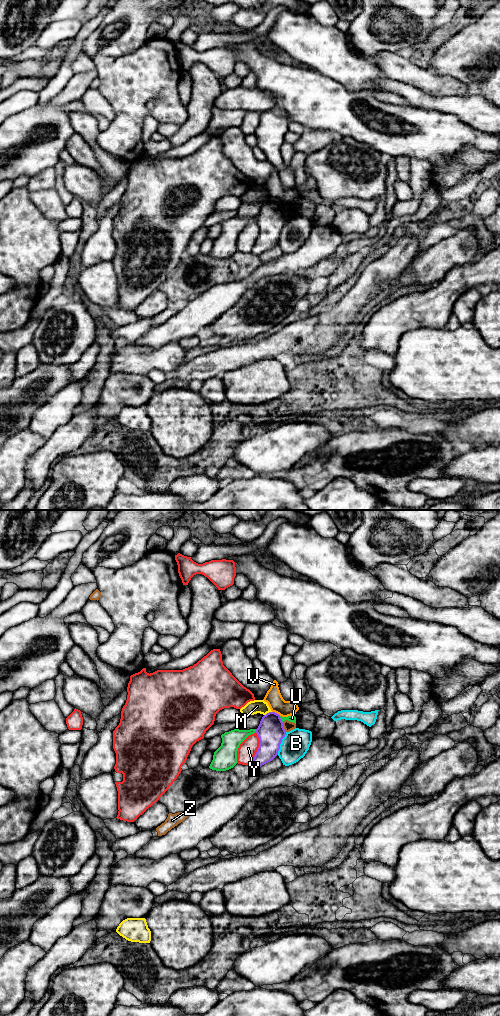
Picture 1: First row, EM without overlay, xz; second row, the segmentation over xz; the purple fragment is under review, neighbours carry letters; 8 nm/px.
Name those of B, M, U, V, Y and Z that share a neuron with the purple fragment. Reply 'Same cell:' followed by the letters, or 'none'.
Same cell: none

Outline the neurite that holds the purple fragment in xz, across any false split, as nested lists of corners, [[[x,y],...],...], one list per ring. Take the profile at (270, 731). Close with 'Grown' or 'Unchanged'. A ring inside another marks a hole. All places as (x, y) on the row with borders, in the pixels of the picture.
[[[269,712],[262,717],[256,733],[260,744],[252,760],[252,765],[260,768],[278,755],[280,744],[286,735],[286,731],[280,715],[275,712]]]. Unchanged

